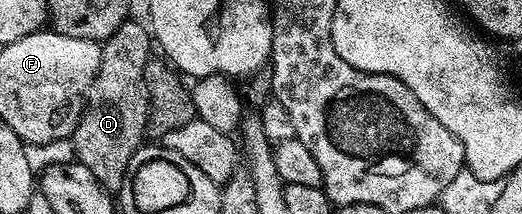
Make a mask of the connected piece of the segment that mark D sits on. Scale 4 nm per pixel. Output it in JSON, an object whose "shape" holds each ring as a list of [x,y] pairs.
{"shape":[[[135,18],[125,20],[114,34],[102,44],[100,69],[88,87],[84,113],[76,123],[70,145],[76,151],[75,159],[94,174],[94,178],[109,194],[119,193],[125,187],[126,166],[130,158],[142,147],[148,114],[148,87],[143,70],[154,52],[154,40],[149,29]]]}

